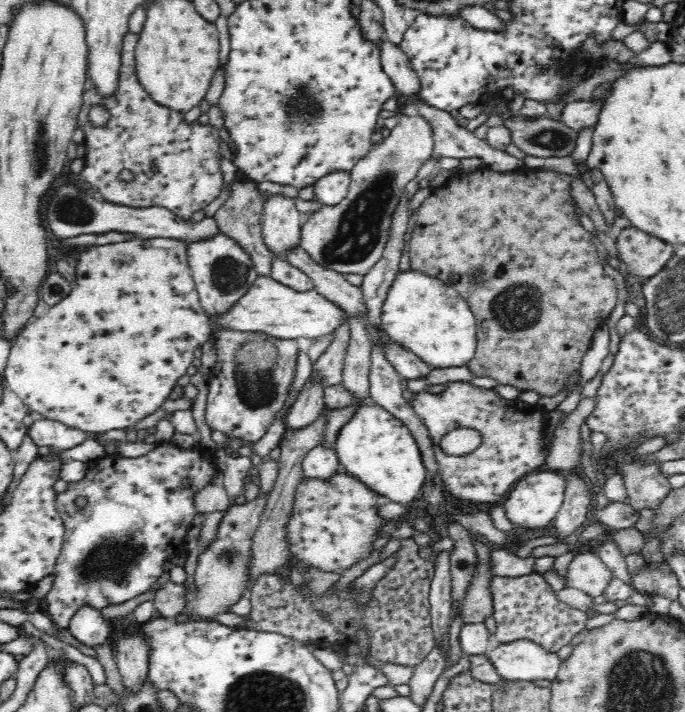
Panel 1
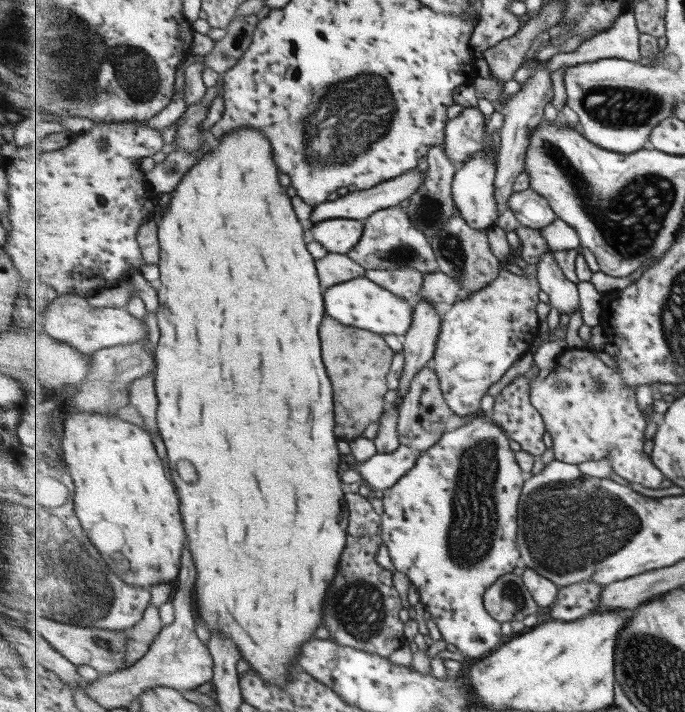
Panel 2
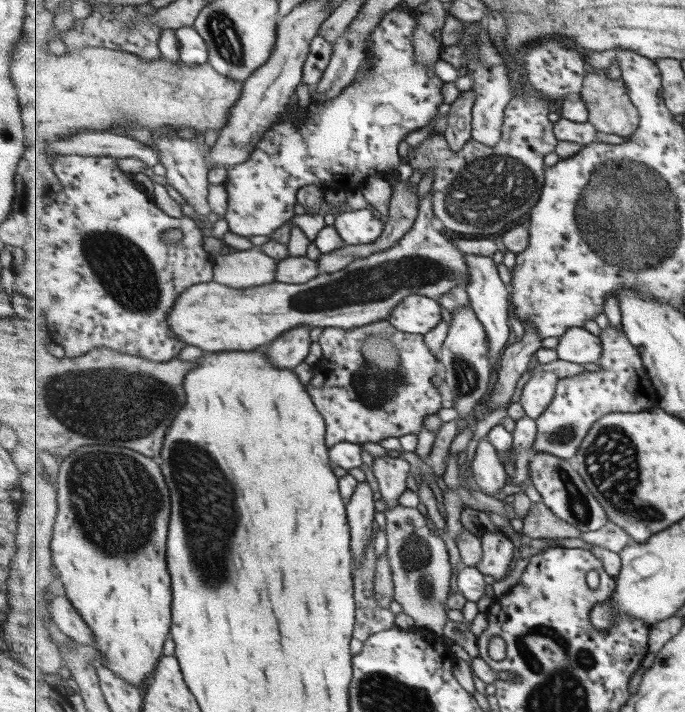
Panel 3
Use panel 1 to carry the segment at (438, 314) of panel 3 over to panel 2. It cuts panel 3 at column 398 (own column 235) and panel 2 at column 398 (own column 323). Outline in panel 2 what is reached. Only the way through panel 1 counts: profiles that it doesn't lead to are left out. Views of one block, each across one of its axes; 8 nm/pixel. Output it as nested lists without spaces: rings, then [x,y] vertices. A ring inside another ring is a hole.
[[[357,277],[331,286],[324,291],[324,300],[327,314],[332,318],[346,326],[355,326],[376,334],[406,337],[414,322],[415,303],[382,288],[366,277]]]

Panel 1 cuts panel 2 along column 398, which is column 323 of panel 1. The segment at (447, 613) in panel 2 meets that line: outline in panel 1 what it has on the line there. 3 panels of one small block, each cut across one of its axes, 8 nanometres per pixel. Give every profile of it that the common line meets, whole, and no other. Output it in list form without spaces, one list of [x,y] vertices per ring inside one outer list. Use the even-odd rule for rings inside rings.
[[[345,472],[336,474],[328,482],[305,478],[296,490],[294,514],[288,524],[294,560],[314,565],[322,571],[344,572],[358,560],[368,558],[374,551],[375,530],[385,521],[375,514],[375,508],[384,501]]]

